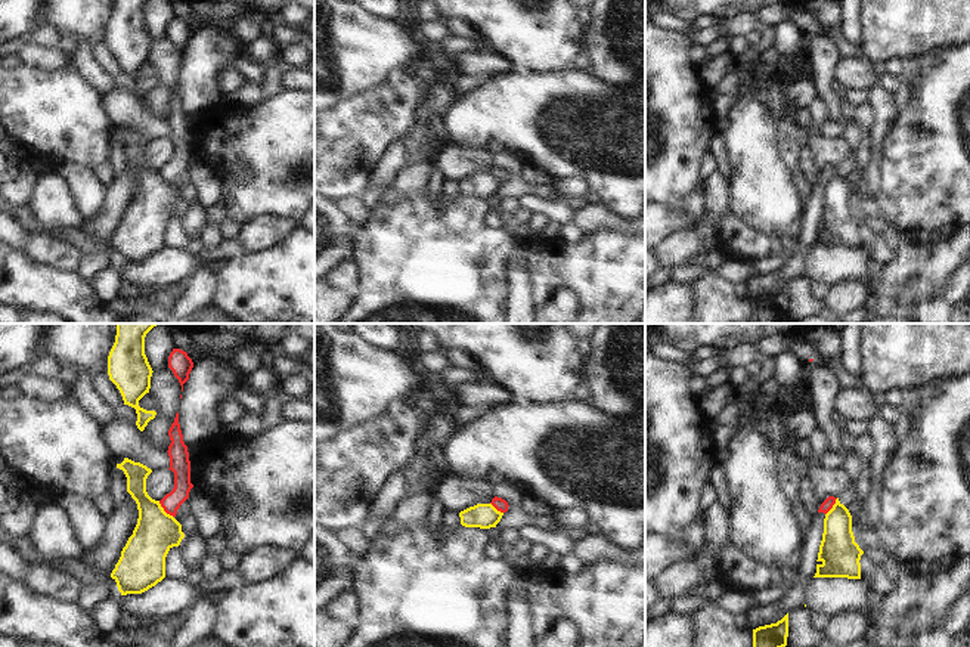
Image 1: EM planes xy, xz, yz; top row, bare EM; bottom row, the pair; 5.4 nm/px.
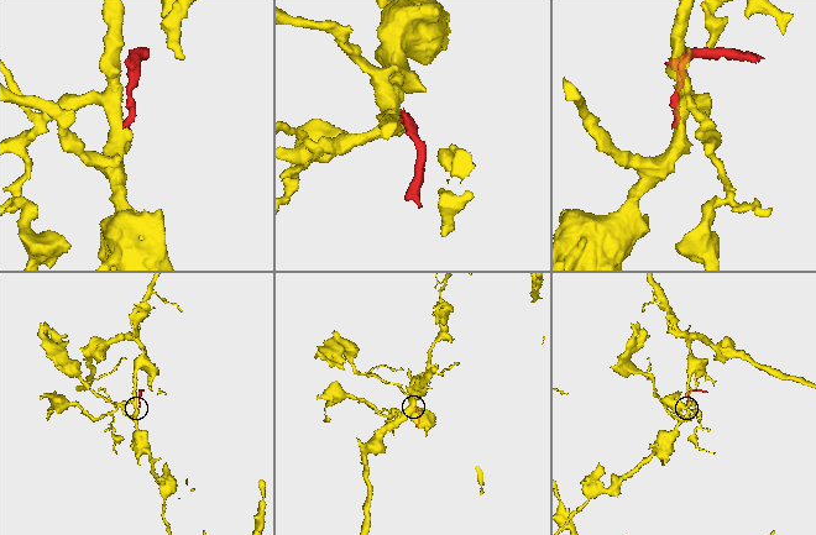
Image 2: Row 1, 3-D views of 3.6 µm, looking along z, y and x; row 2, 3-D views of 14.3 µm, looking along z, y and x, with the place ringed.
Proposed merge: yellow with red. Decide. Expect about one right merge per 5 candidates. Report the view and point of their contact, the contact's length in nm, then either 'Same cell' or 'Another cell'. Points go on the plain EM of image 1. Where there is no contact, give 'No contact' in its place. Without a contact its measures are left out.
Touches yellow at xy (163, 179). Shared border 130 nm. Another cell.

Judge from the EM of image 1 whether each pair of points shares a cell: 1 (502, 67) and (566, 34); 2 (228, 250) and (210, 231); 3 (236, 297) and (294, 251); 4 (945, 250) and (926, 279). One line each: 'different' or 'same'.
1: different
2: different
3: same
4: same

